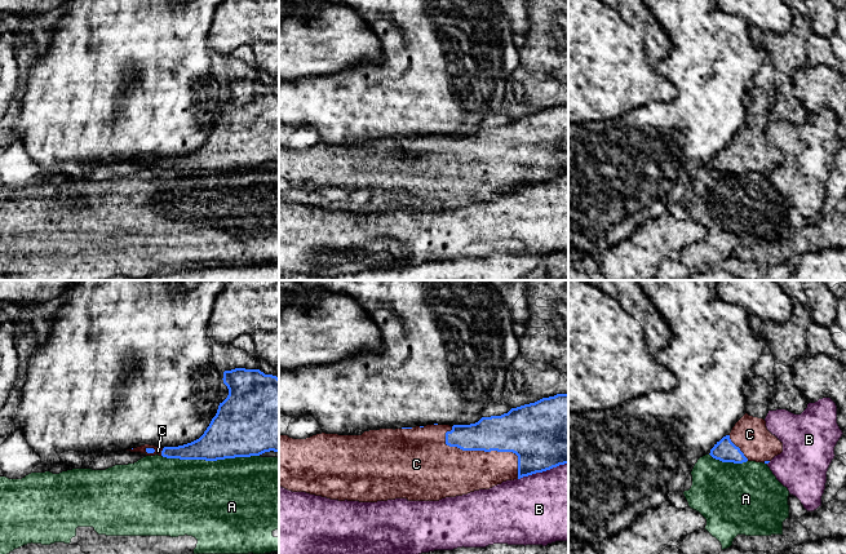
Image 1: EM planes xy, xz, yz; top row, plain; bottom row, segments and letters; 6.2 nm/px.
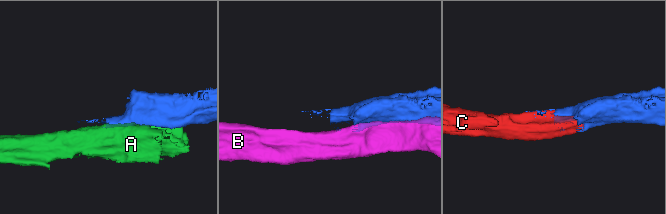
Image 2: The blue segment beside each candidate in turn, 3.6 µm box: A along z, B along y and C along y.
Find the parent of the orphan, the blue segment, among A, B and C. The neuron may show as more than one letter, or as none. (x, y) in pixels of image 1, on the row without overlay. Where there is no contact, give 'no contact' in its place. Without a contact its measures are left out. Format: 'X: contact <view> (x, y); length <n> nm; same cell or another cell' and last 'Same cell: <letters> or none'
A: contact xy (211, 171); length 600 nm; another cell
B: contact xz (543, 181); length 320 nm; another cell
C: contact xz (487, 162); length 550 nm; same cell
Same cell: C

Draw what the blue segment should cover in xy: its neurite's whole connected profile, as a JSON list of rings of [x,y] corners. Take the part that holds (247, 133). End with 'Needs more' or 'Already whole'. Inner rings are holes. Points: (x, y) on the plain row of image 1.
[[[235,79],[225,81],[222,90],[229,106],[199,150],[178,158],[145,155],[127,161],[205,172],[279,163],[279,89]]]. Needs more

